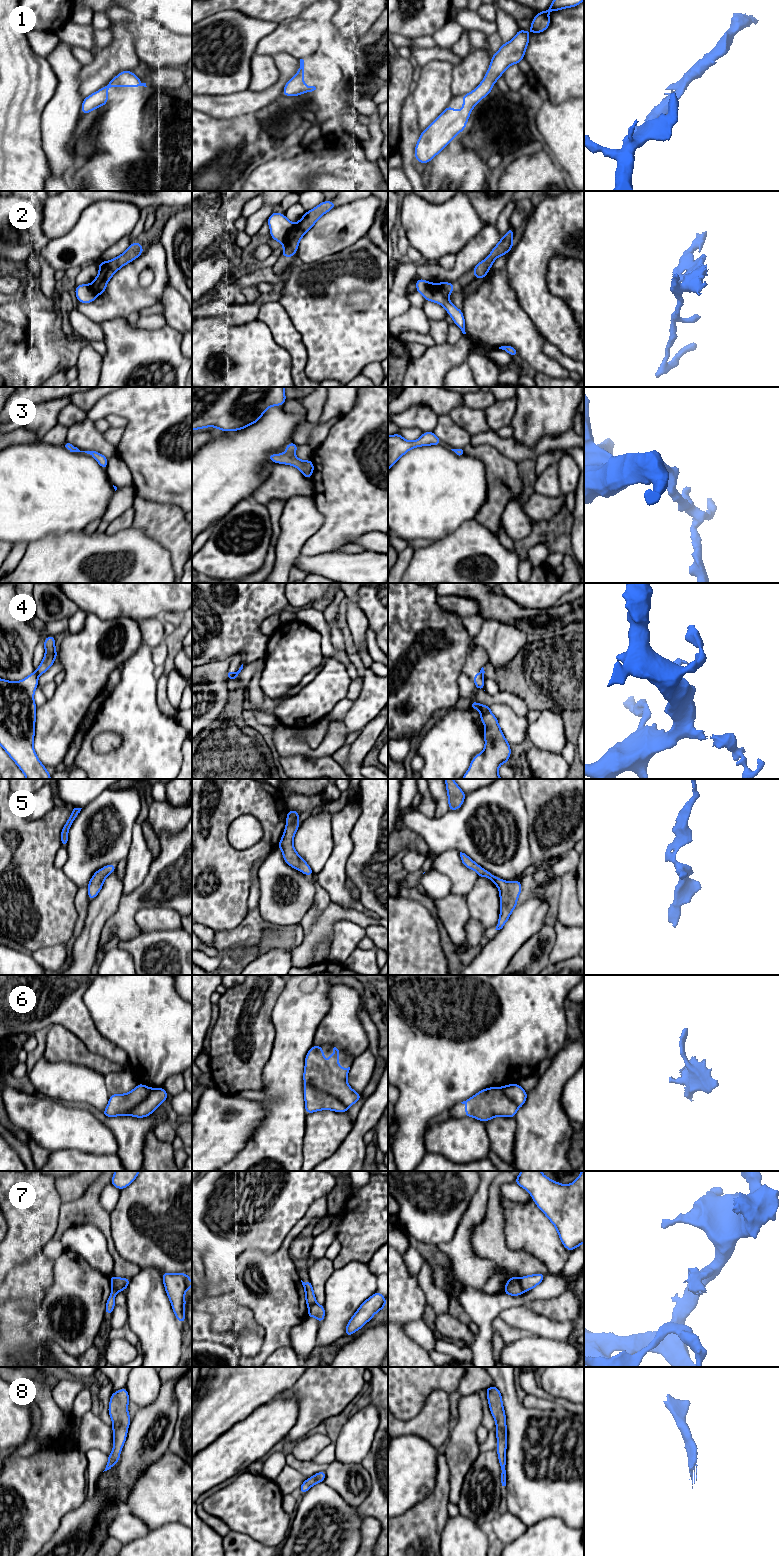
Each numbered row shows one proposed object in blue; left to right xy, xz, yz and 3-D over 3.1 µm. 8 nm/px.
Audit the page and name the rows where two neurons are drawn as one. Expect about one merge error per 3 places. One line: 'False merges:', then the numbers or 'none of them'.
False merges: 2, 4, 7

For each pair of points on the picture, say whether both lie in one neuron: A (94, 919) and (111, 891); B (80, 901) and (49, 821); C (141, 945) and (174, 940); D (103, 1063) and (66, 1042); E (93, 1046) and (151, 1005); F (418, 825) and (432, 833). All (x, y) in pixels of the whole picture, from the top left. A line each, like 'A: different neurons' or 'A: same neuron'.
A: same neuron
B: different neurons
C: same neuron
D: same neuron
E: different neurons
F: same neuron

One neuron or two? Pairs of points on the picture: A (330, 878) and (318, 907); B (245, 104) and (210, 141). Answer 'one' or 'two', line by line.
A: two
B: two

